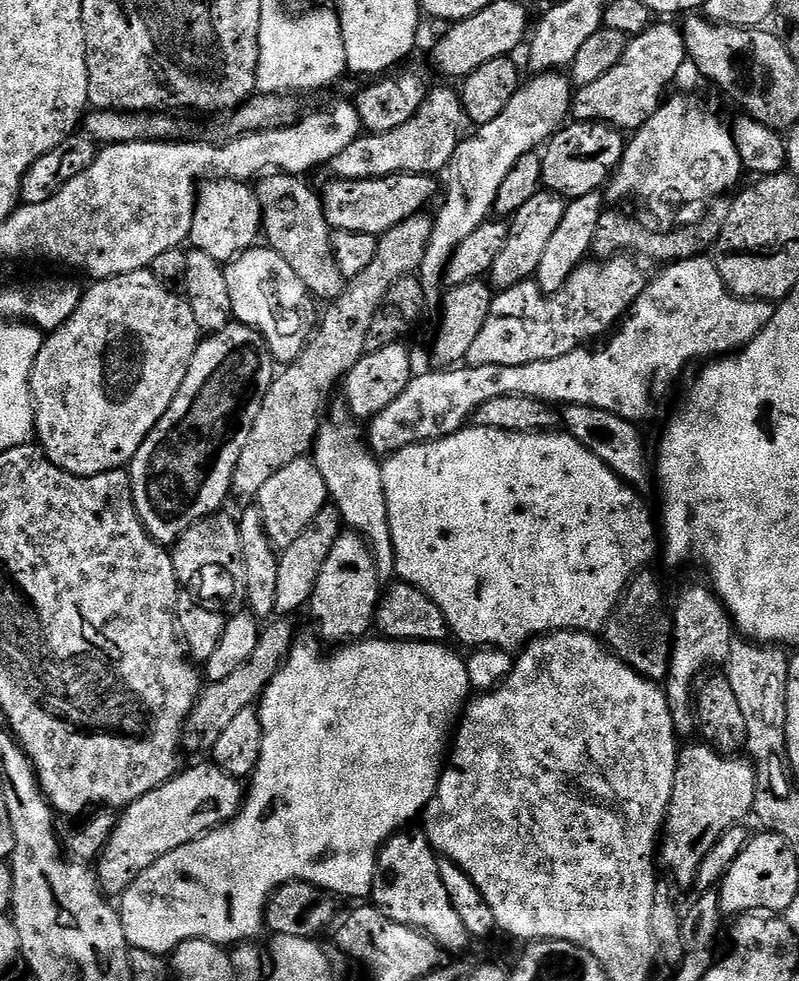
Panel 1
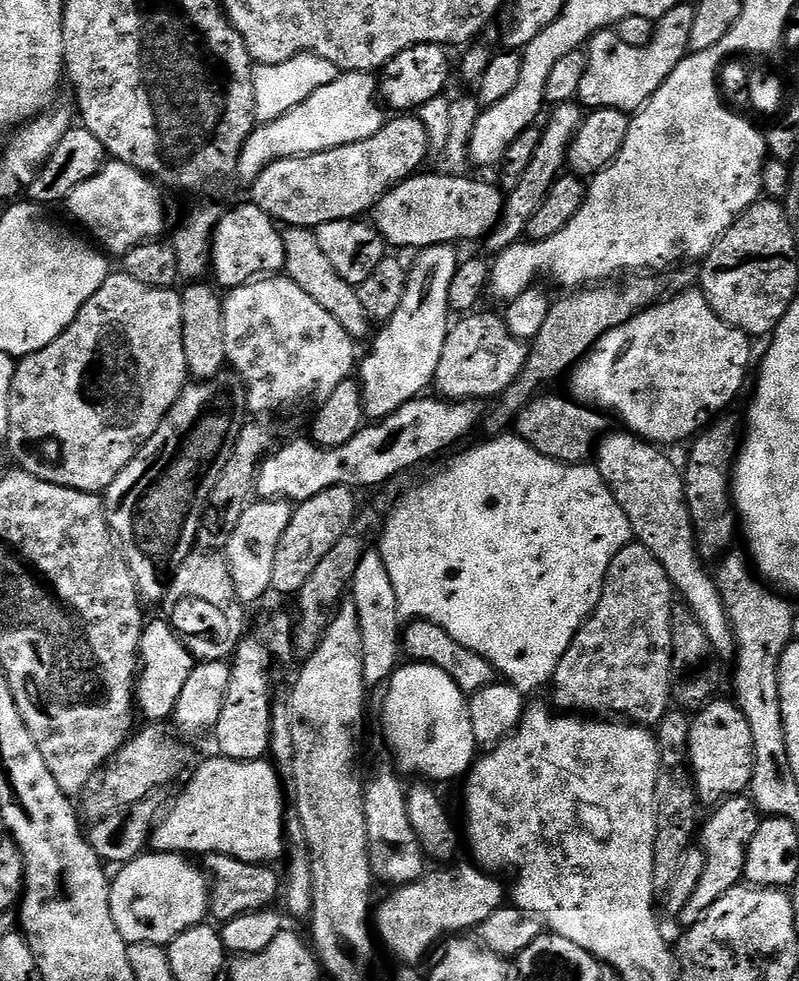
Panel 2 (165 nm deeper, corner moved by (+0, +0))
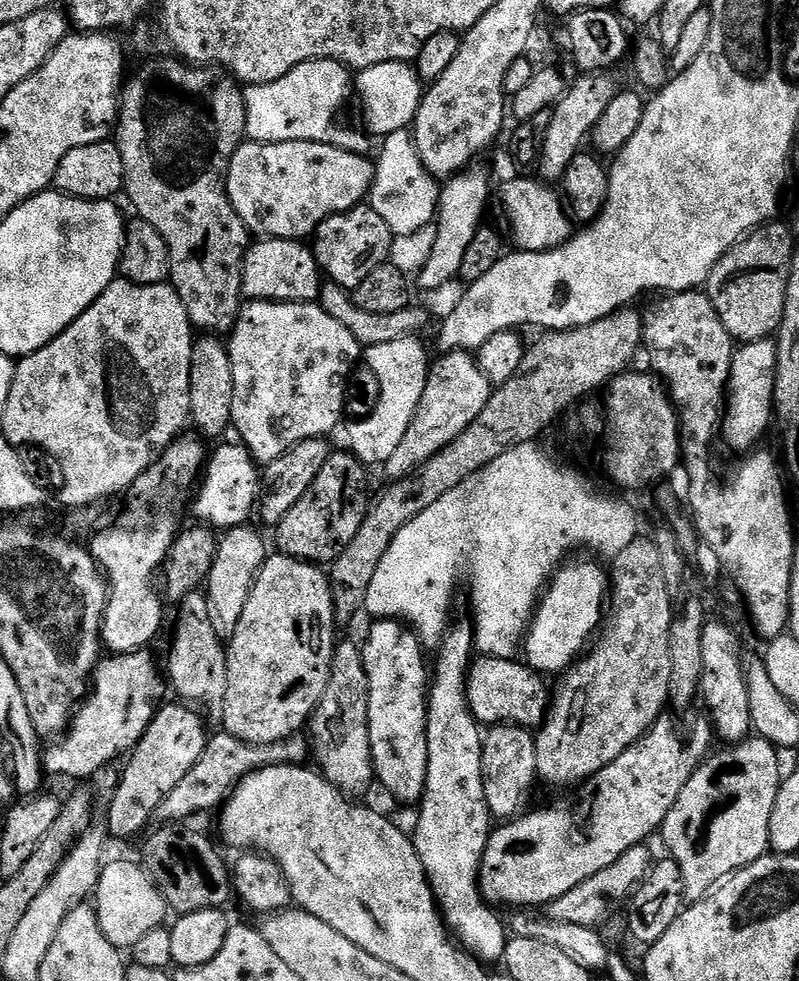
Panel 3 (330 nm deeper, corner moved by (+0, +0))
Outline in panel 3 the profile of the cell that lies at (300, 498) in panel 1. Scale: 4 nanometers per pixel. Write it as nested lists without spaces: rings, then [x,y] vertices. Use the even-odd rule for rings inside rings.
[[[252,526],[227,529],[219,537],[214,554],[214,562],[210,566],[210,574],[206,581],[206,599],[208,610],[212,614],[212,625],[217,636],[231,638],[238,626],[238,618],[242,618],[242,606],[256,580],[258,570],[266,559],[264,540],[252,529]]]

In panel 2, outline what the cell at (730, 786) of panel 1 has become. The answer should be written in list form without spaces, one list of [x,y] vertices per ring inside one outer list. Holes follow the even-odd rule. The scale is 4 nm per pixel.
[[[717,698],[704,705],[691,717],[690,720],[690,738],[688,739],[688,765],[692,768],[692,781],[696,784],[696,794],[701,801],[704,800],[708,803],[708,806],[715,806],[724,803],[725,800],[730,800],[734,796],[747,793],[749,791],[752,775],[754,774],[754,733],[750,731],[750,722],[746,718],[746,714],[742,714],[742,710],[731,699],[723,700],[723,698]]]

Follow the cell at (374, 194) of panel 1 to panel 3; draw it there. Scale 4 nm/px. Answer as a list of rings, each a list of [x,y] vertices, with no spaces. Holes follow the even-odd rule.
[[[533,178],[533,180],[508,180],[504,185],[500,188],[500,208],[504,211],[504,220],[508,223],[508,234],[506,232],[507,239],[512,239],[511,247],[518,252],[549,252],[551,248],[557,248],[559,244],[564,244],[574,235],[574,221],[566,207],[565,201],[562,199],[561,193],[559,191],[556,192],[555,187],[549,186],[545,181],[539,178]]]

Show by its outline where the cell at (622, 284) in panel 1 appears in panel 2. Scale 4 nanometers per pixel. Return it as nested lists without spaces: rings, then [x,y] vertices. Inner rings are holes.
[[[480,311],[465,315],[449,327],[434,381],[435,391],[445,400],[482,402],[486,396],[499,397],[520,377],[528,361],[529,345],[510,334],[503,315]]]

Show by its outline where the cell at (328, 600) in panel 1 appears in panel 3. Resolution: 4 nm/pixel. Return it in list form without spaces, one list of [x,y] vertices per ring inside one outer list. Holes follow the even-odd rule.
[[[344,642],[337,643],[336,653],[332,656],[332,669],[330,670],[328,685],[324,690],[324,696],[321,697],[316,709],[312,711],[312,719],[308,721],[306,728],[307,731],[312,731],[312,736],[310,735],[310,756],[313,761],[316,759],[317,765],[315,764],[315,767],[318,769],[320,775],[327,778],[345,796],[349,798],[364,798],[360,796],[366,795],[368,787],[374,784],[374,773],[372,770],[372,755],[370,754],[370,740],[368,738],[368,703],[366,697],[366,681],[364,679],[364,657],[357,645],[355,648],[352,644],[344,644]]]

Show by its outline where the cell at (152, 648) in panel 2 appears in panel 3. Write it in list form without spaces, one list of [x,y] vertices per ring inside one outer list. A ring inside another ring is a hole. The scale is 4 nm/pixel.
[[[141,650],[112,654],[107,657],[109,660],[104,658],[97,663],[90,677],[91,687],[96,689],[93,692],[91,689],[83,697],[63,735],[49,743],[52,745],[48,749],[43,749],[42,767],[49,777],[69,776],[72,780],[88,780],[111,760],[119,761],[135,748],[156,717],[164,688],[166,692],[161,669],[160,672],[156,669],[150,653]]]

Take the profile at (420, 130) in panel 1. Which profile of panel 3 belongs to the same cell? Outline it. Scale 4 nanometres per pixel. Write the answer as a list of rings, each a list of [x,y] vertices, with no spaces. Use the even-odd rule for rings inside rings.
[[[291,140],[277,144],[245,142],[238,146],[228,167],[228,197],[253,237],[303,241],[311,237],[317,226],[326,222],[326,218],[337,216],[339,212],[348,212],[356,205],[365,203],[376,170],[375,163],[371,159],[368,161],[368,158],[367,155],[342,150],[333,144],[309,140]]]

